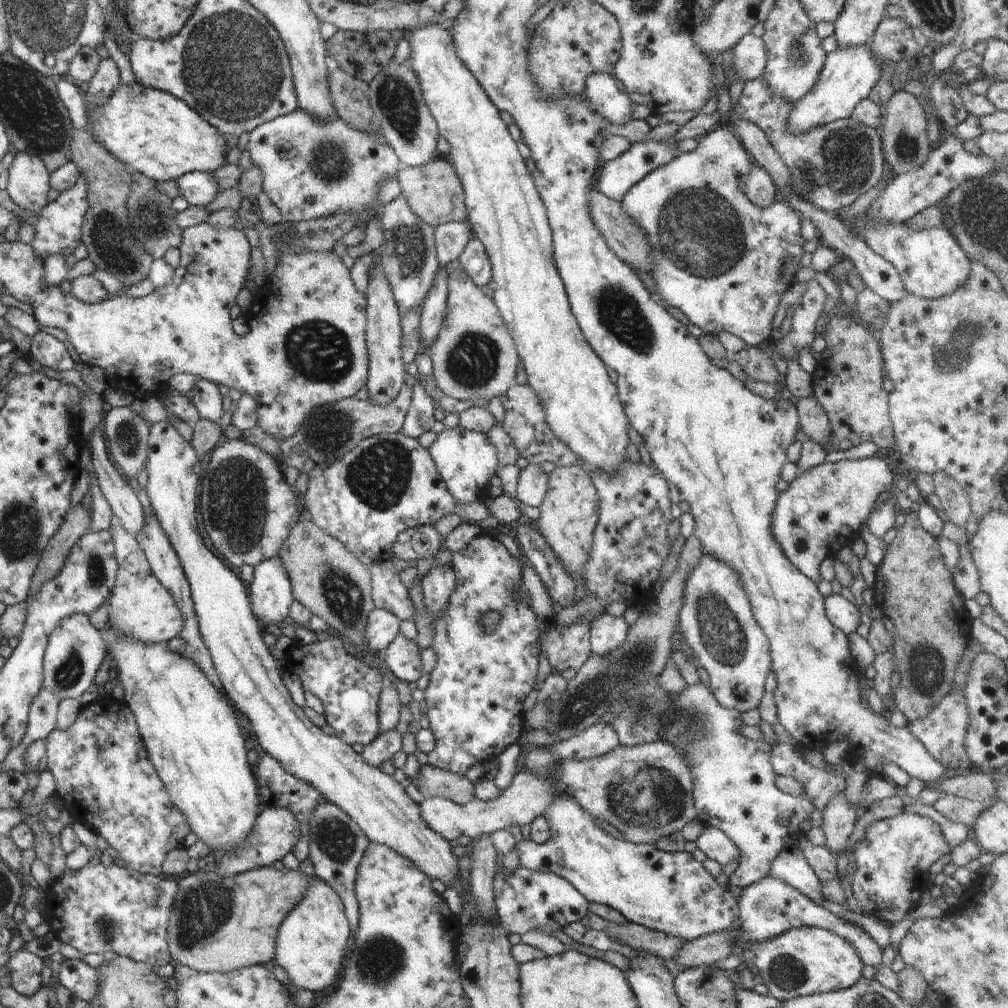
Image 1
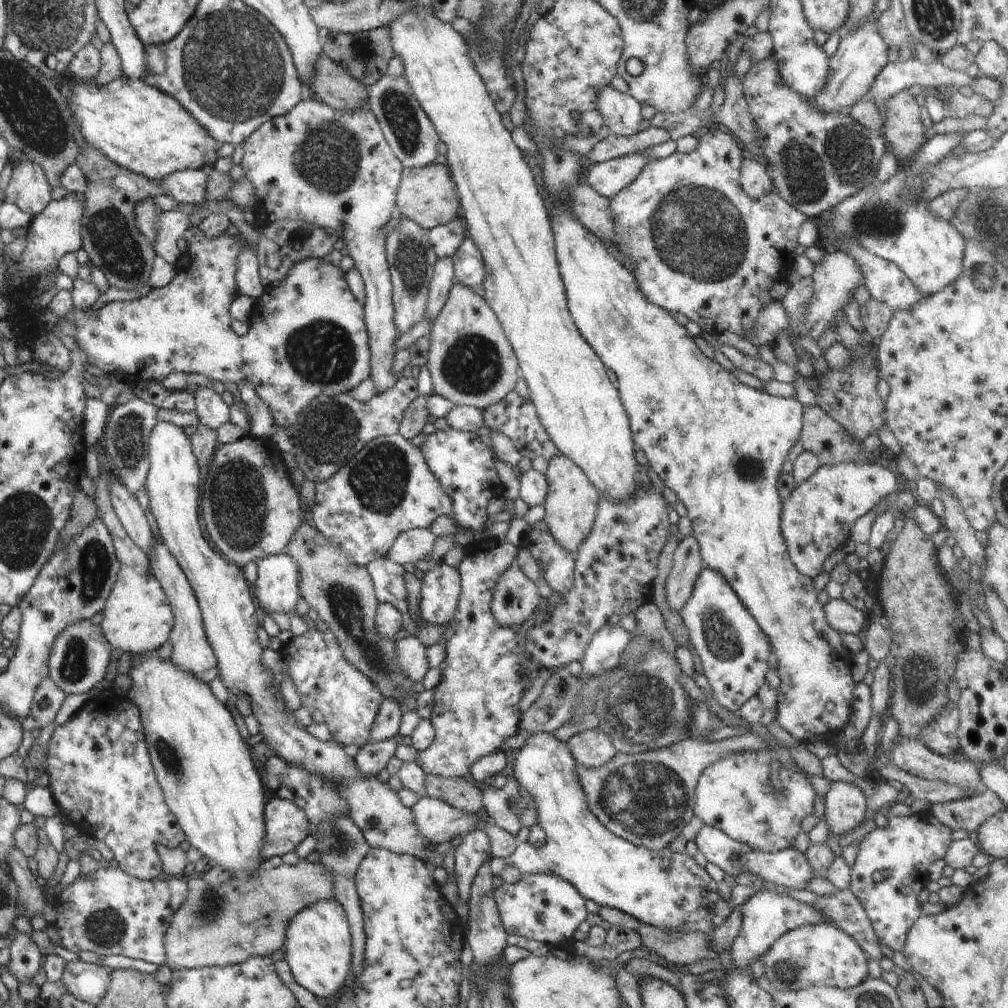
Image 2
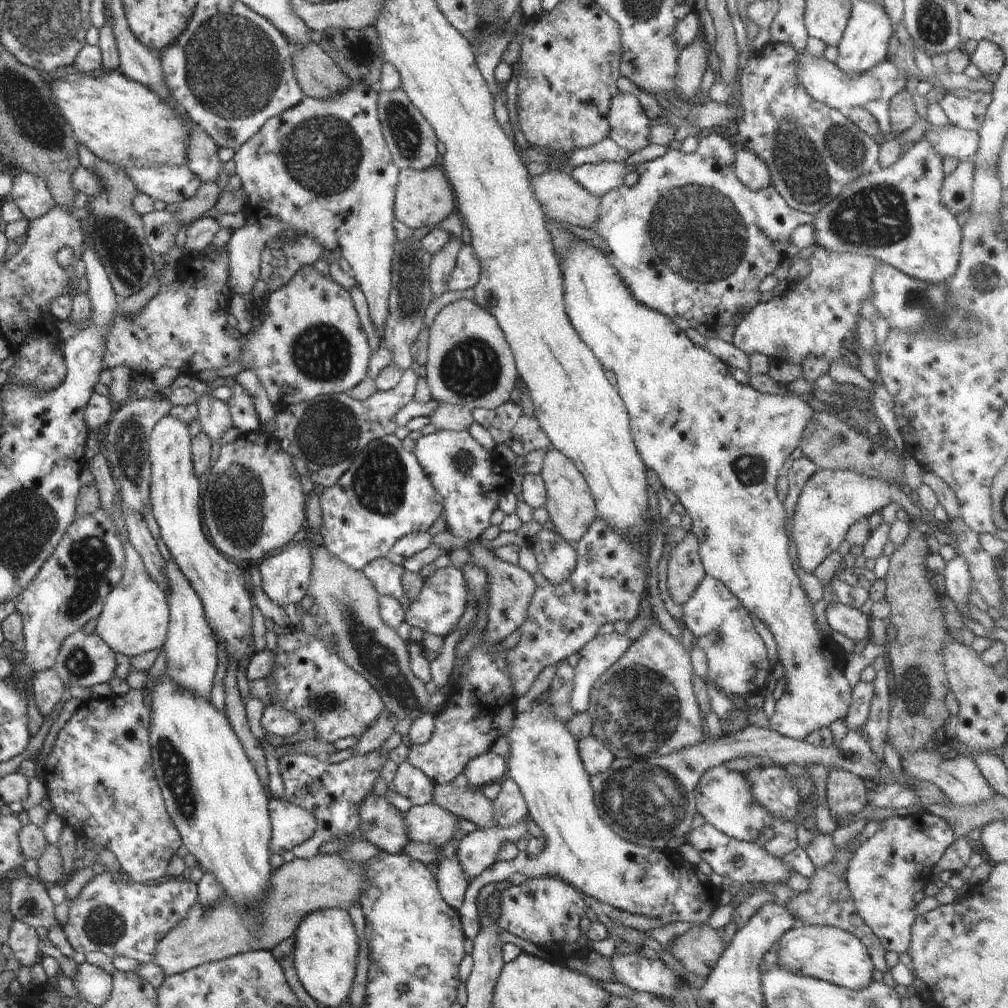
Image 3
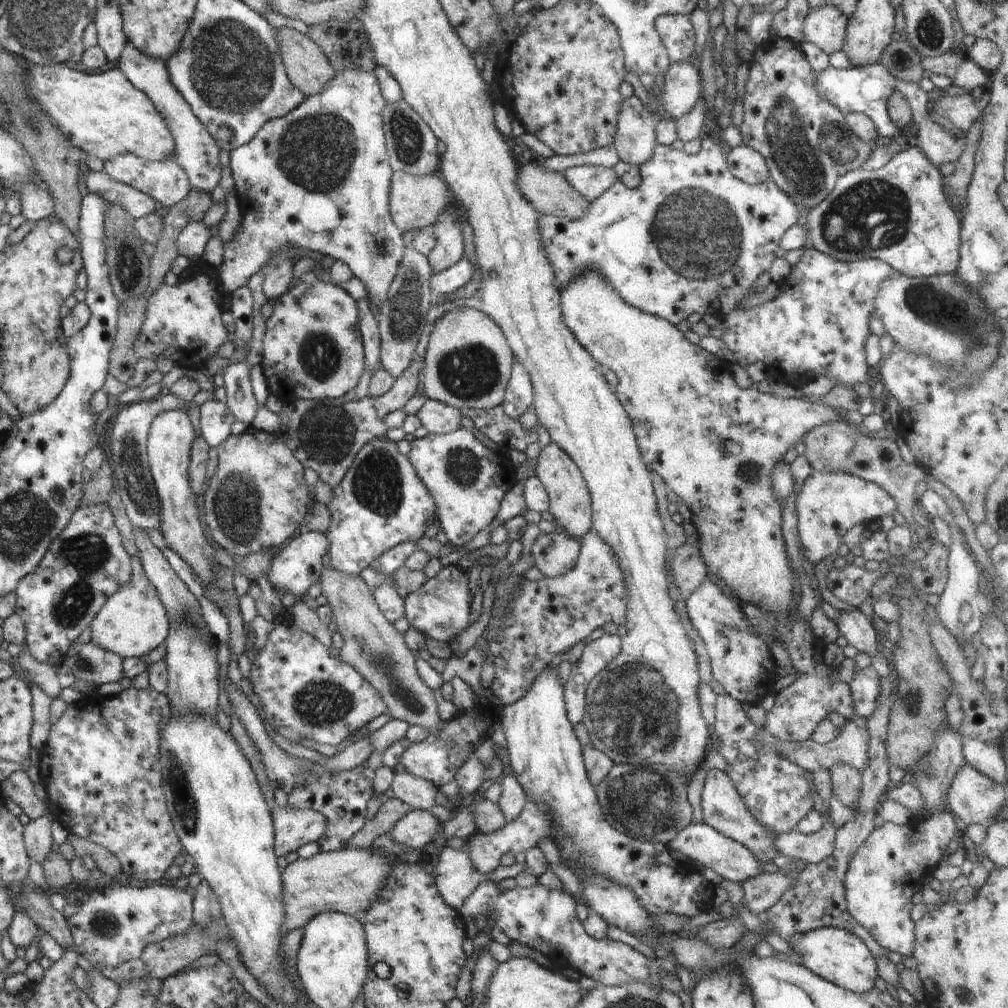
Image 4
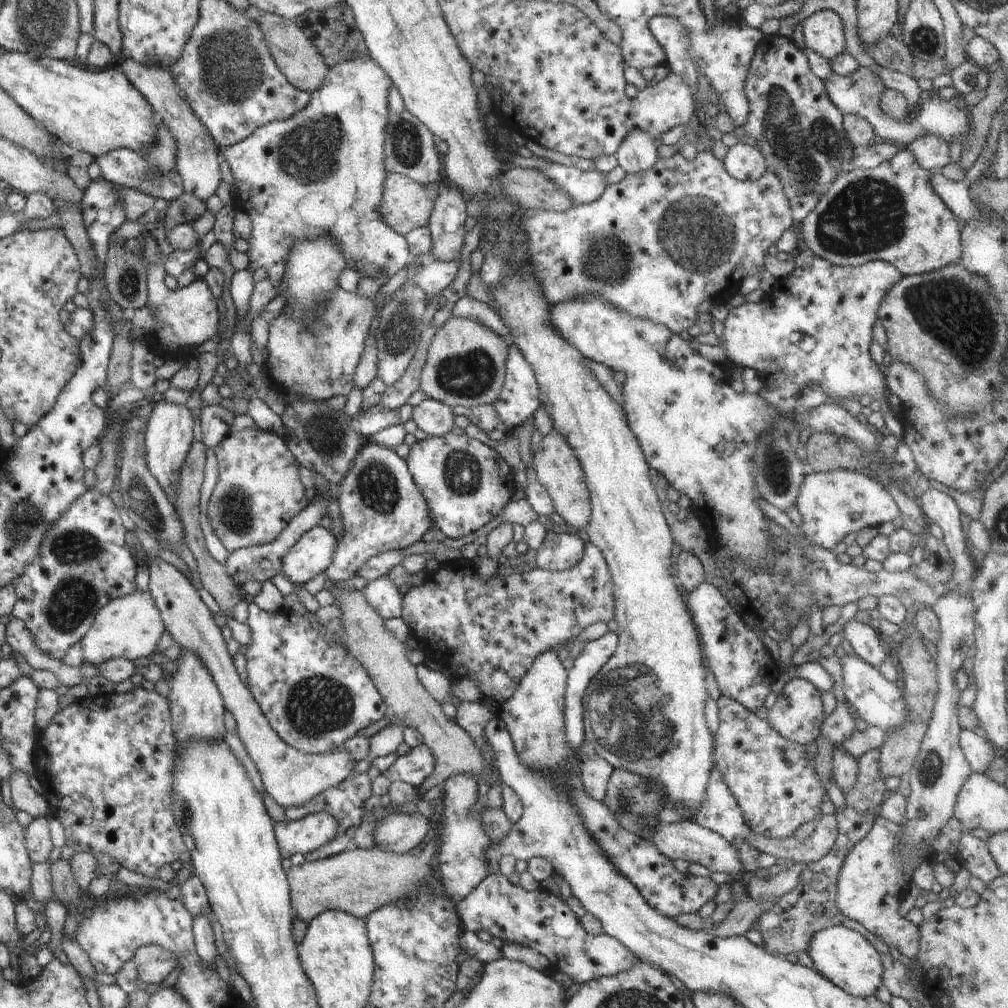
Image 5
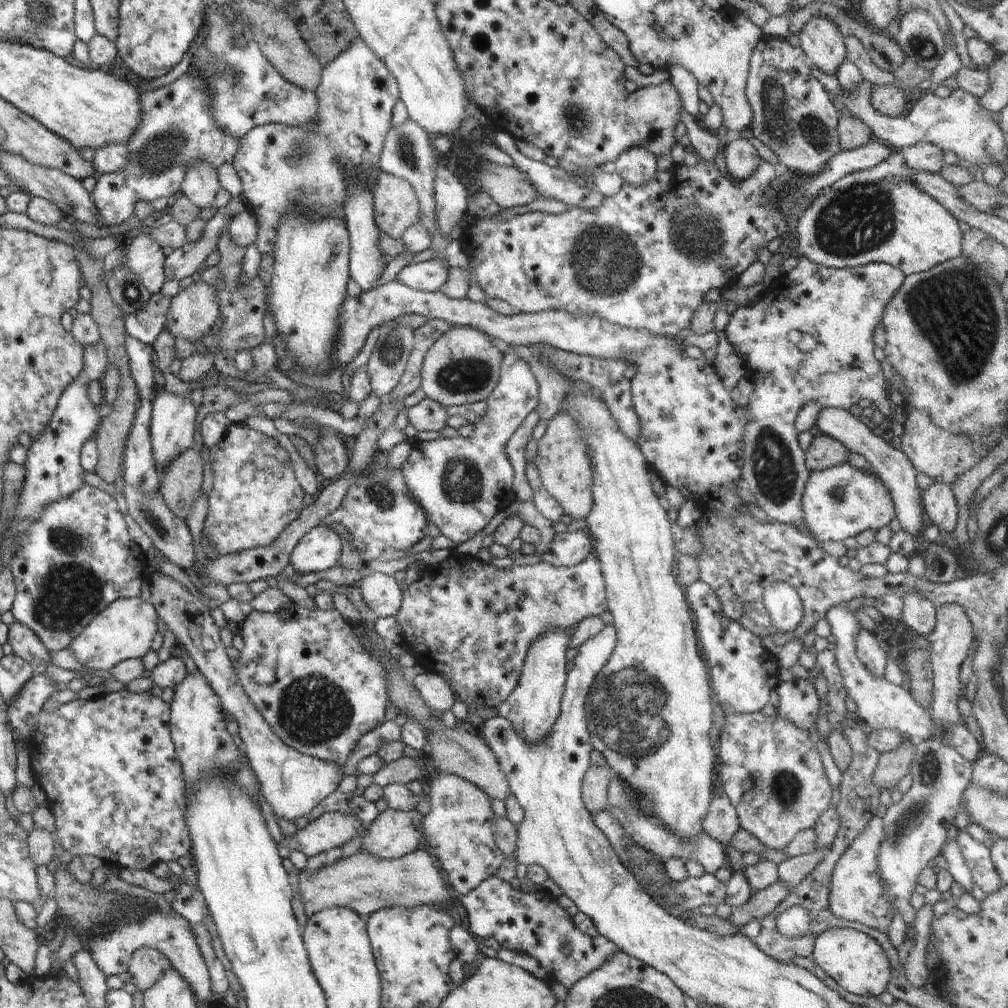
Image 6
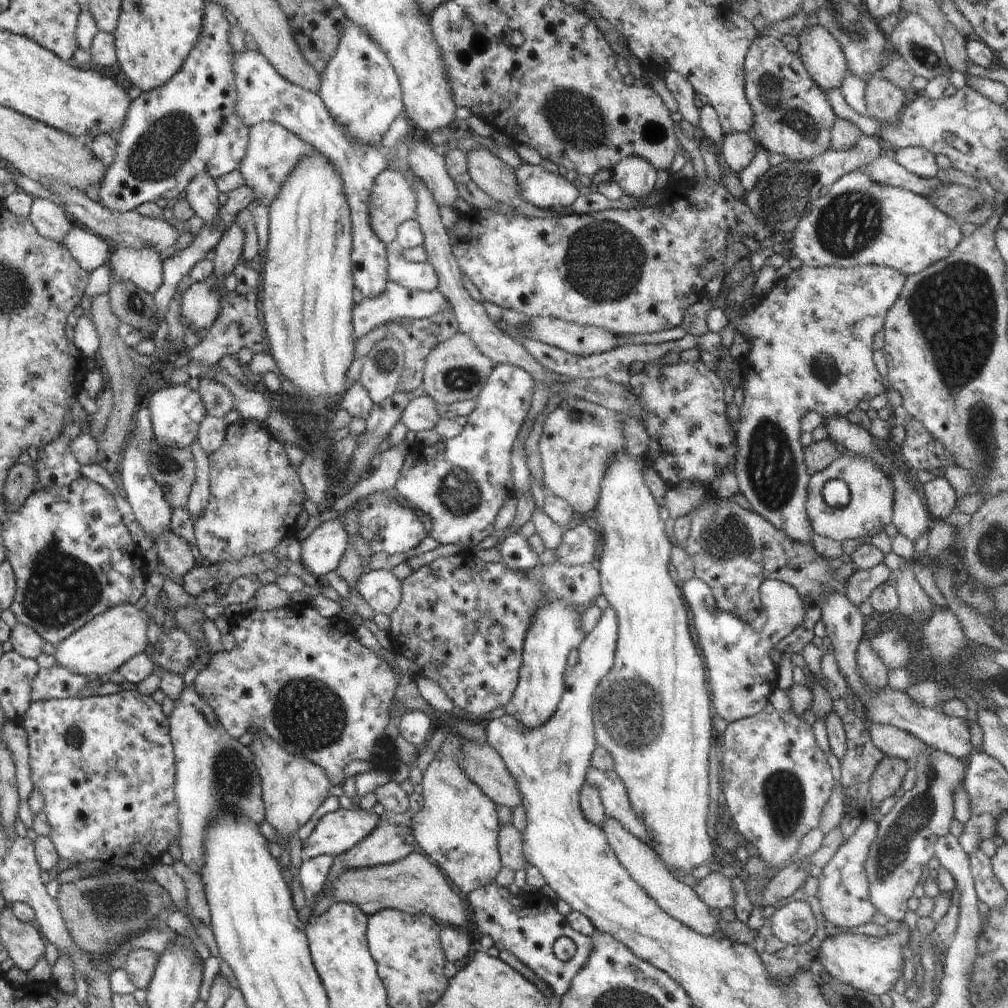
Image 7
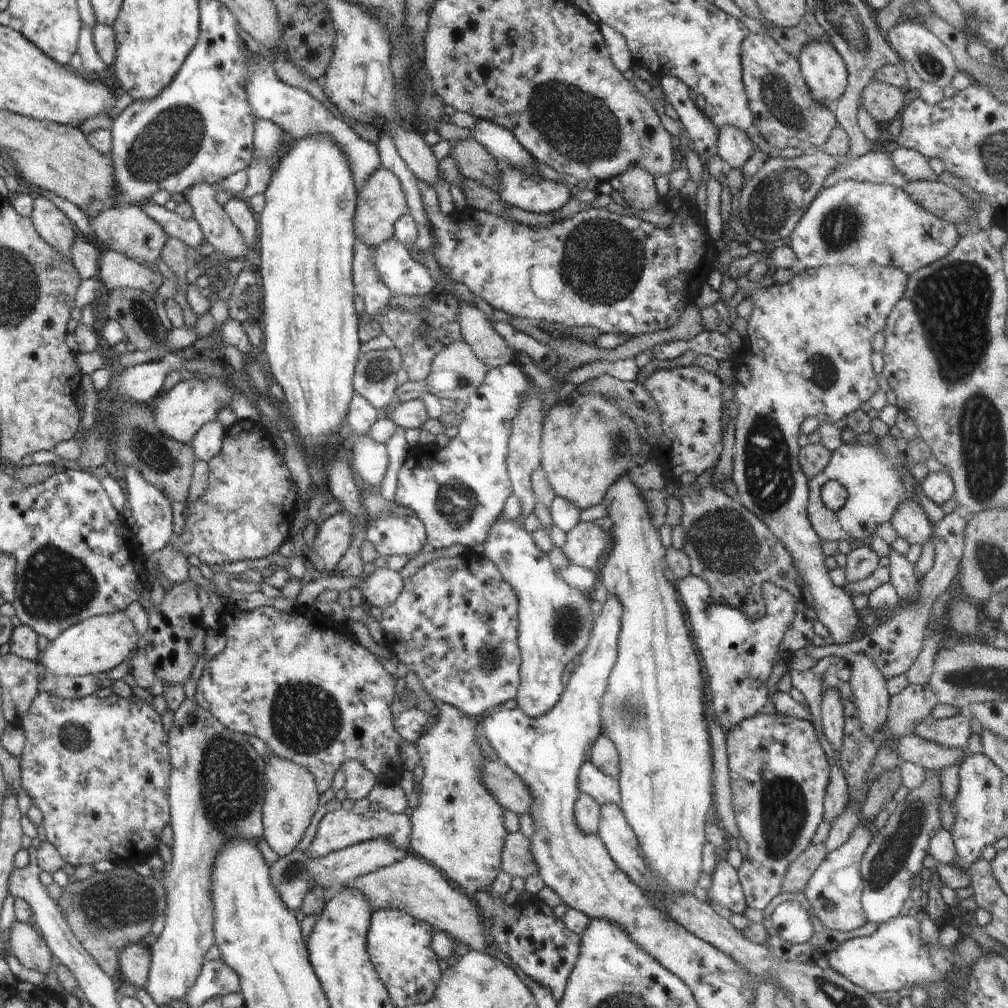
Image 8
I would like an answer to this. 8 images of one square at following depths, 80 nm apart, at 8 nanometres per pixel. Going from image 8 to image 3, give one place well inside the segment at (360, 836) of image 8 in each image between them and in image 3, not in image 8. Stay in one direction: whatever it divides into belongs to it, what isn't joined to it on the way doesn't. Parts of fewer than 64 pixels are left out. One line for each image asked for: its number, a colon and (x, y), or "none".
3: (291, 825)
4: (294, 828)
5: (304, 835)
6: (330, 830)
7: (336, 832)

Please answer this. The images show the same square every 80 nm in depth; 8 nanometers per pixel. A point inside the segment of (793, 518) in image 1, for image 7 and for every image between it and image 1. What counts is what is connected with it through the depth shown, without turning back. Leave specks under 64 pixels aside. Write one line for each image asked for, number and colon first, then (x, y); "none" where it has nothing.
2: (816, 518)
3: (831, 501)
4: (828, 504)
5: (833, 504)
6: (840, 502)
7: (870, 508)

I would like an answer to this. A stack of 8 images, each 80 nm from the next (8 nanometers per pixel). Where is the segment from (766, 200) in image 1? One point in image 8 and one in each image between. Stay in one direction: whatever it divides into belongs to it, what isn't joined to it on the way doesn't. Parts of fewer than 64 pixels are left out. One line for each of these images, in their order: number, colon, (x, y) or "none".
2: (756, 181)
3: (750, 169)
4: (746, 164)
5: (744, 162)
6: (742, 160)
7: (739, 149)
8: (734, 145)

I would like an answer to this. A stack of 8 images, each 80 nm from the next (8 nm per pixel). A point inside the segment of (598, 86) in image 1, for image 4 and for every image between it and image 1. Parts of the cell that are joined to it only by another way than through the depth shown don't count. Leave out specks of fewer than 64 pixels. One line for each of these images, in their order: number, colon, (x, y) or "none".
2: (621, 112)
3: (629, 126)
4: (635, 141)

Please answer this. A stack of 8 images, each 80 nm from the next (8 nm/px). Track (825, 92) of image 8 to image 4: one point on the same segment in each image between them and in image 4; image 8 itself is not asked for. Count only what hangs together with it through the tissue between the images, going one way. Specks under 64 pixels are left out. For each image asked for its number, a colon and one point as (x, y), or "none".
4: (826, 25)
5: (823, 31)
6: (820, 39)
7: (822, 55)

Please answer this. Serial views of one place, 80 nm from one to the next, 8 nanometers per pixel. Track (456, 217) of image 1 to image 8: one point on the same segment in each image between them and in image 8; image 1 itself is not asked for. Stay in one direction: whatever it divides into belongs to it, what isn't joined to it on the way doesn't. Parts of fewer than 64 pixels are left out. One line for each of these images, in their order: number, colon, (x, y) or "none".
2: (428, 195)
3: (424, 198)
4: (416, 202)
5: (405, 205)
6: (396, 207)
7: (392, 202)
8: (382, 202)

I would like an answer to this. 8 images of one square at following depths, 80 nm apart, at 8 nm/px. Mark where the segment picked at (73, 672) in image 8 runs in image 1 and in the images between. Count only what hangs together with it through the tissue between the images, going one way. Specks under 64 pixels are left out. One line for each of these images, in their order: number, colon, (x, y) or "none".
1: (139, 606)
2: (137, 615)
3: (135, 616)
4: (133, 621)
5: (129, 627)
6: (124, 630)
7: (102, 645)

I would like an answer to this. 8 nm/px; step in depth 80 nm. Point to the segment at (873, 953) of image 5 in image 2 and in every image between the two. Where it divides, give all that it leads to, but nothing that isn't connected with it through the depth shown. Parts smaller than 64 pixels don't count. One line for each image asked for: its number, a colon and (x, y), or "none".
2: (810, 956)
3: (824, 952)
4: (836, 955)

